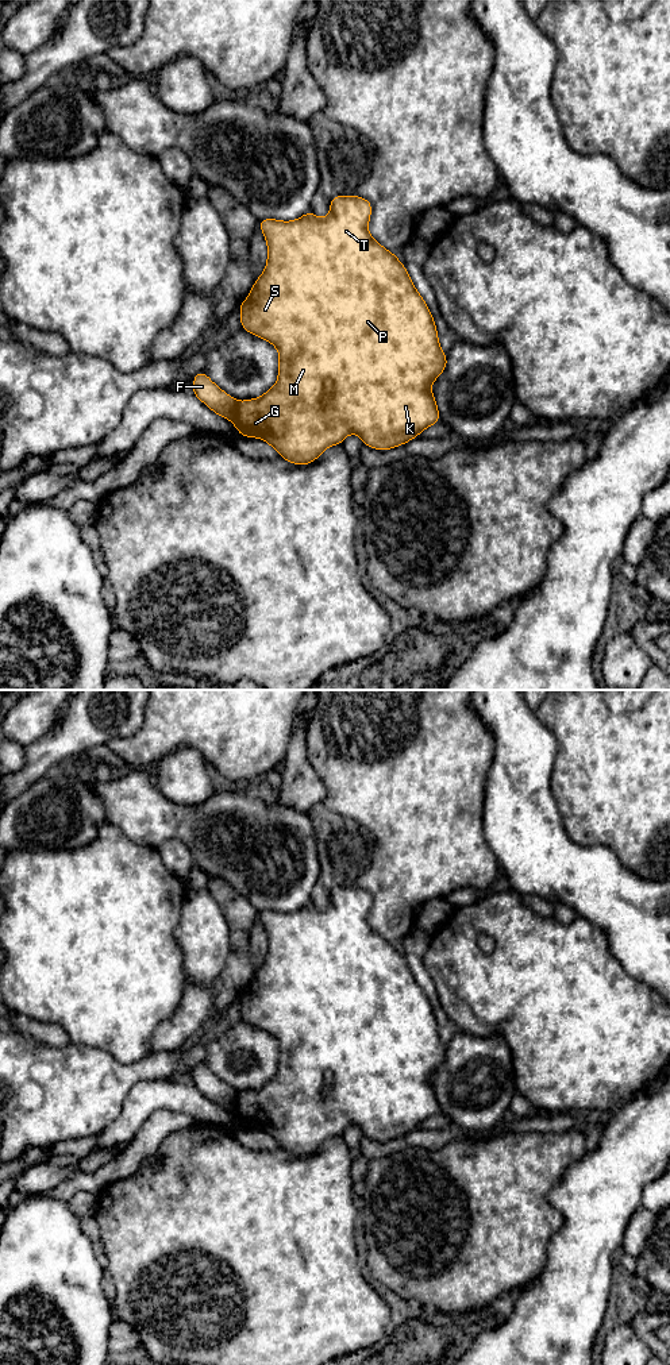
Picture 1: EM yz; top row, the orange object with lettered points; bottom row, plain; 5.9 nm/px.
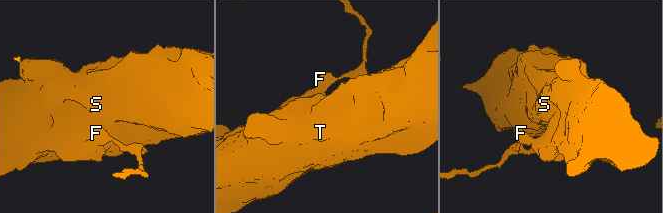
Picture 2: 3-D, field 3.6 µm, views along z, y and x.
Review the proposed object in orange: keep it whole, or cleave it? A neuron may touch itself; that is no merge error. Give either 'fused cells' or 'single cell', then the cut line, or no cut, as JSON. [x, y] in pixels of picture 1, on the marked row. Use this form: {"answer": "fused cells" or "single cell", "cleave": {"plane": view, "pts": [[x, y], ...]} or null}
{"answer": "fused cells", "cleave": {"plane": "yz", "pts": [[238, 403], [233, 420]]}}

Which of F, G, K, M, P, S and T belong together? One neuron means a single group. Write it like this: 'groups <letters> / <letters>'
groups F / G K M P S T

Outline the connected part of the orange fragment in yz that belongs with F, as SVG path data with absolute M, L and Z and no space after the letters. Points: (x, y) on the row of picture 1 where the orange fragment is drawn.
M200 371L193 377L193 394L219 416L234 421L238 401L216 386Z

